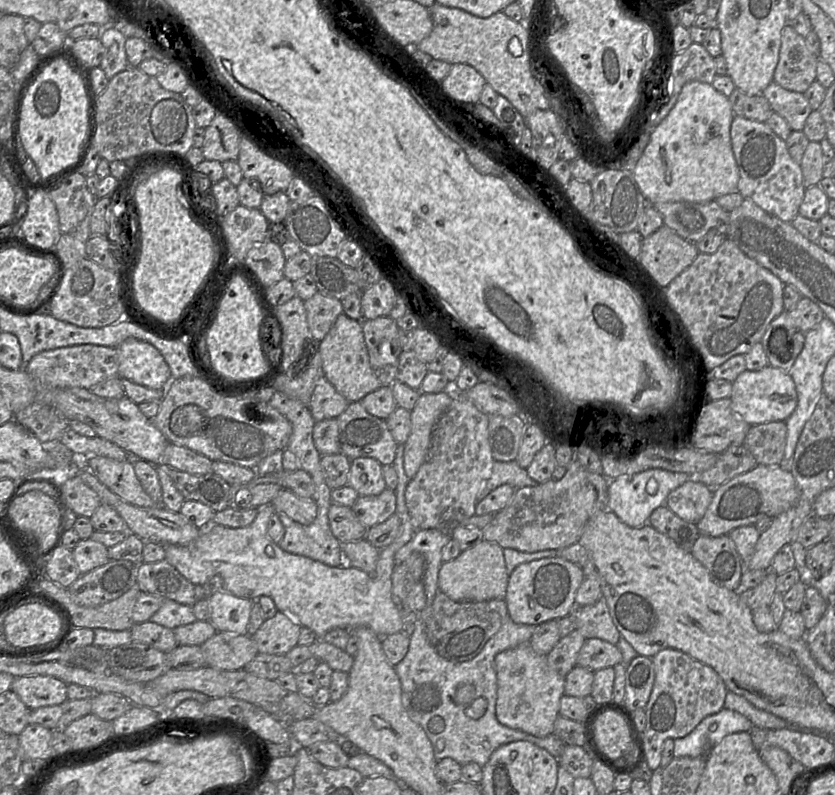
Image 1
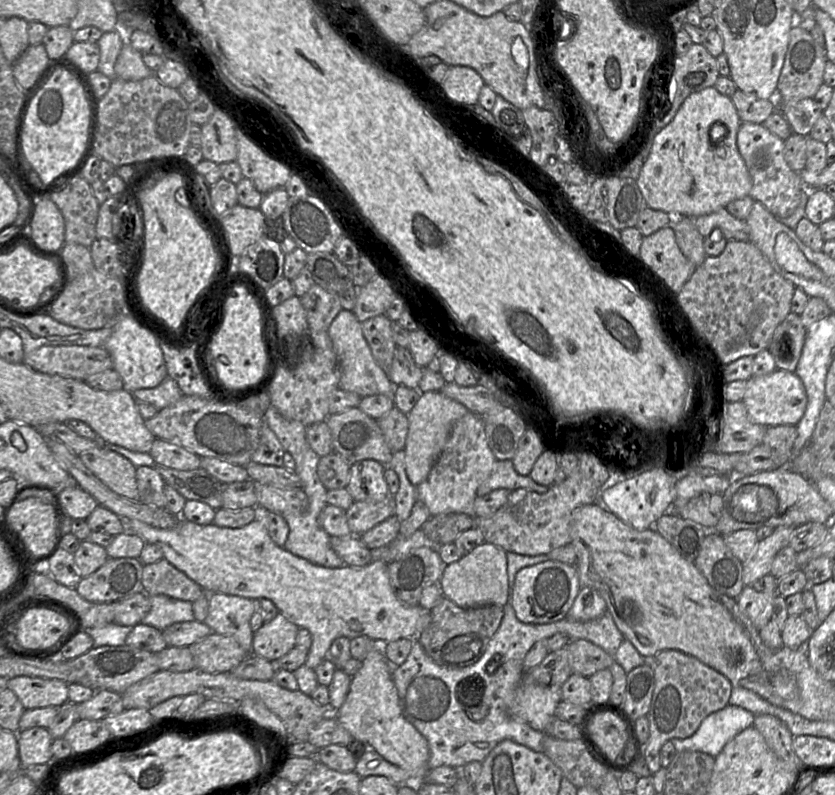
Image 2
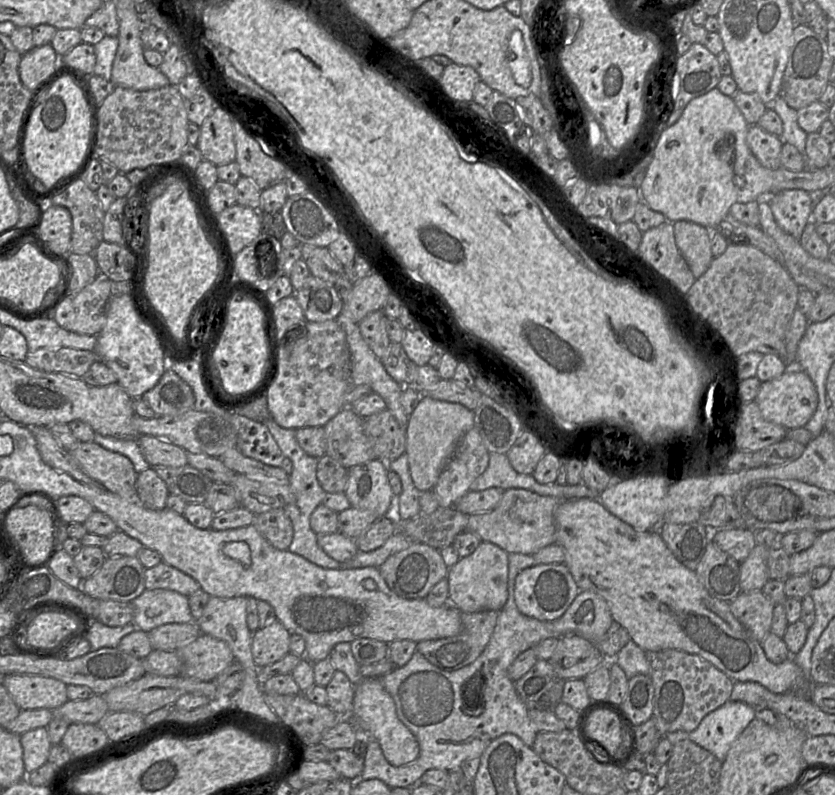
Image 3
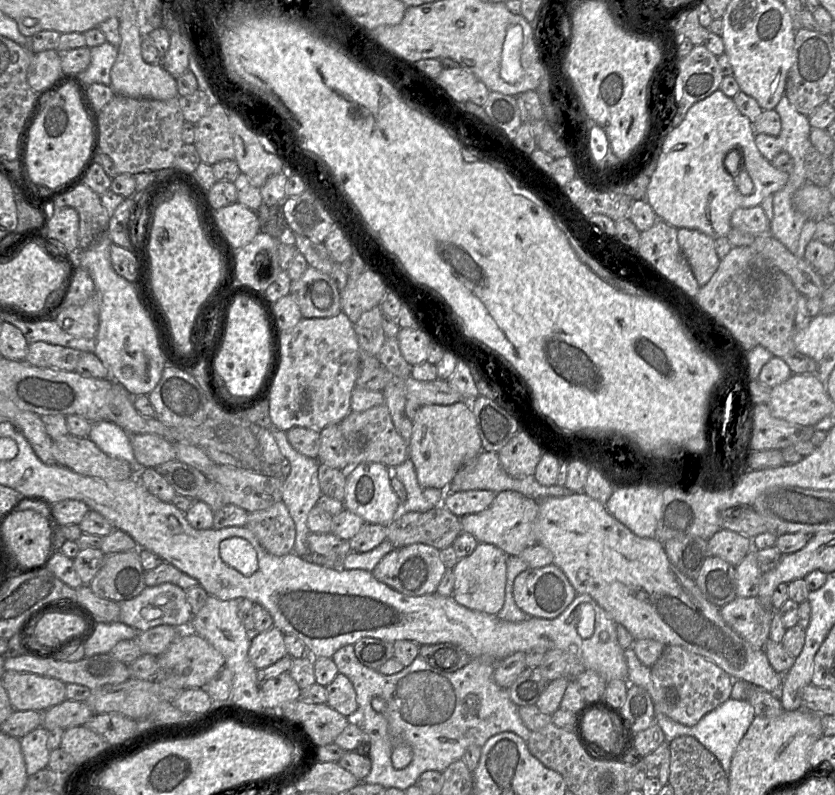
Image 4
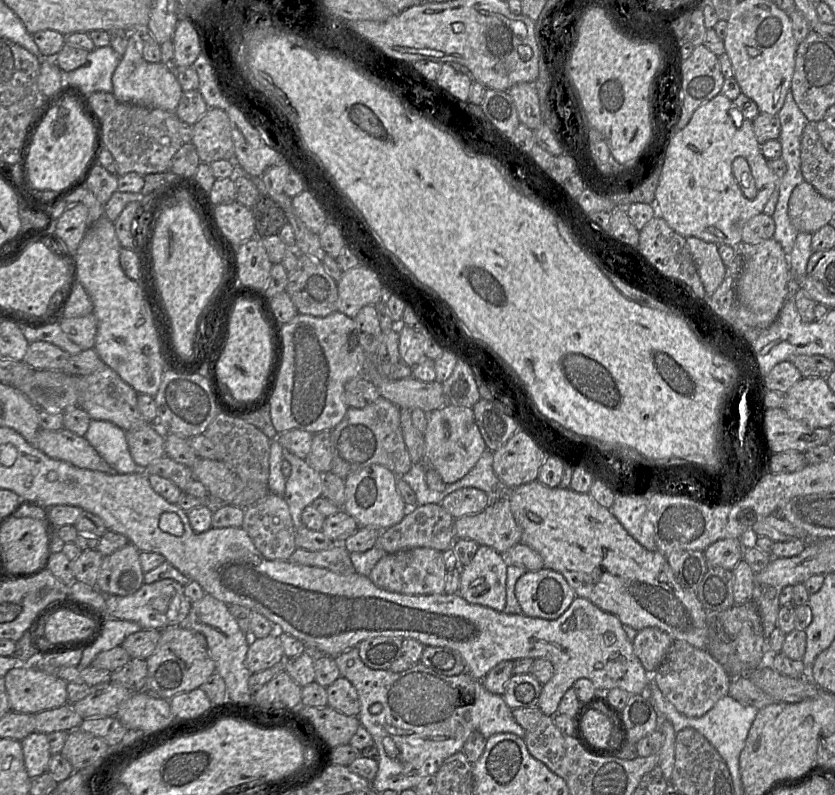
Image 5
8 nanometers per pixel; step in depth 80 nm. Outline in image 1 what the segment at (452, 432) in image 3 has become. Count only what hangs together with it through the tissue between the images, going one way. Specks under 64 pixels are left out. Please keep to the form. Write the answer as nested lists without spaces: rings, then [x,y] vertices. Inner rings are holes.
[[[455,391],[420,393],[411,411],[411,430],[404,446],[404,470],[412,479],[424,463],[430,447],[432,431],[441,415],[453,401]]]

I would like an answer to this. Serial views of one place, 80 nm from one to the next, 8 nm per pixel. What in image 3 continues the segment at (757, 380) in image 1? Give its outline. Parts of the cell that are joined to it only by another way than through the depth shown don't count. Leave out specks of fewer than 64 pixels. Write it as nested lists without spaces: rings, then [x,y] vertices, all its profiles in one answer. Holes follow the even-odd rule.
[[[788,371],[778,378],[762,382],[754,401],[766,421],[791,430],[804,427],[810,420],[817,408],[818,396],[813,382],[804,371]]]

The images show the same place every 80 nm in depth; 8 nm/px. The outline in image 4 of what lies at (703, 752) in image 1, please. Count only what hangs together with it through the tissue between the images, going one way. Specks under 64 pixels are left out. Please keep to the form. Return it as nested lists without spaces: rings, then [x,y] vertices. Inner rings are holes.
[[[730,697],[703,716],[694,726],[680,724],[659,712],[656,714],[656,722],[664,733],[665,741],[669,743],[675,738],[685,735],[696,738],[719,760],[728,777],[733,754],[755,717],[754,708],[747,700],[736,700]]]

